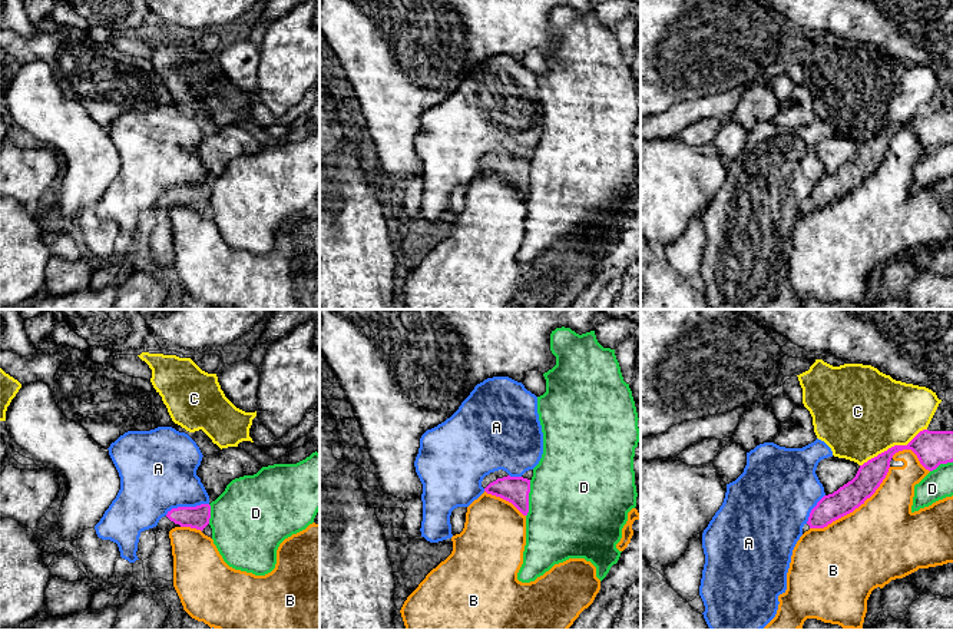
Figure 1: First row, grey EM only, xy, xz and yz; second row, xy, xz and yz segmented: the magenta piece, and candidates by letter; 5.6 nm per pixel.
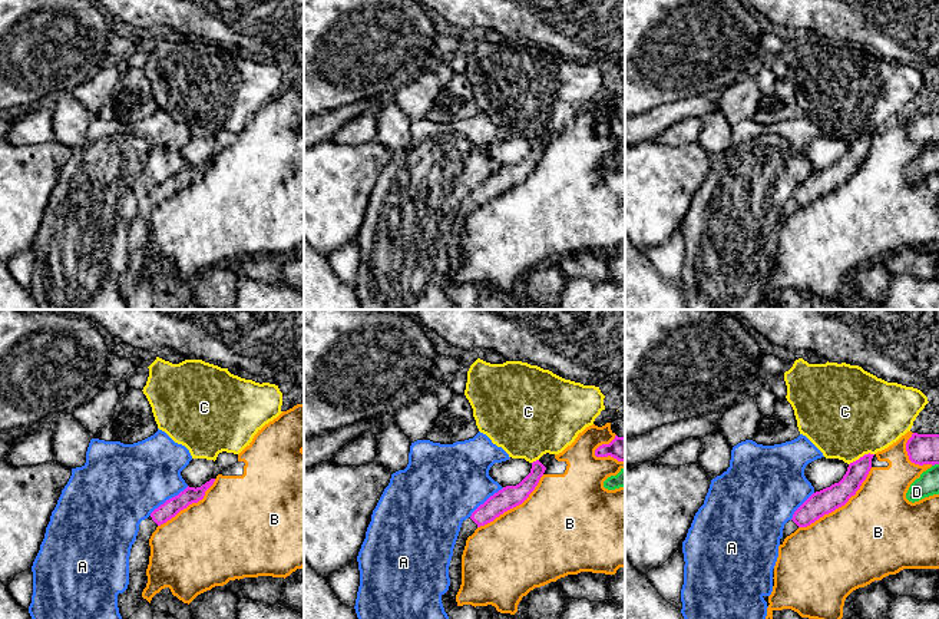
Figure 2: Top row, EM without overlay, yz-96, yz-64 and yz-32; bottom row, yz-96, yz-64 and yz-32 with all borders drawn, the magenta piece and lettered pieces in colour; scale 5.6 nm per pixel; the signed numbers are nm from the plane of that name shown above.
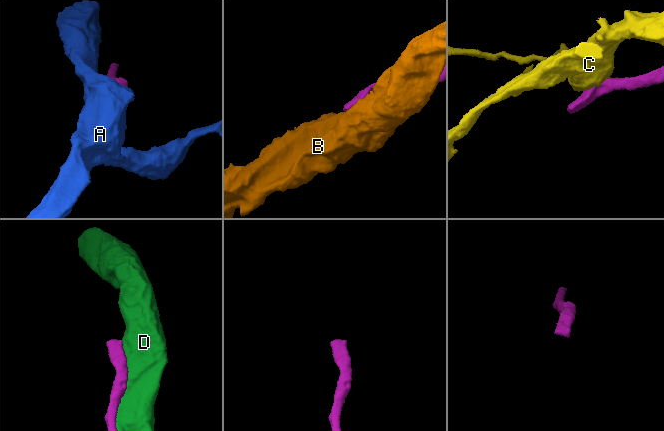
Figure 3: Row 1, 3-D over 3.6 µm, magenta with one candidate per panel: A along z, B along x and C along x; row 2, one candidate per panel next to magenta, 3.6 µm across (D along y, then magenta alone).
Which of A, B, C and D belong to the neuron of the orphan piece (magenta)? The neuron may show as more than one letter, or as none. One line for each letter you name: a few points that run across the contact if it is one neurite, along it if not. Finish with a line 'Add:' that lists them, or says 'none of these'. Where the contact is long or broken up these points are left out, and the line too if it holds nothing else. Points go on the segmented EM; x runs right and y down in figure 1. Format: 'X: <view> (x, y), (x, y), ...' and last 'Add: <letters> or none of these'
Add: none of these

